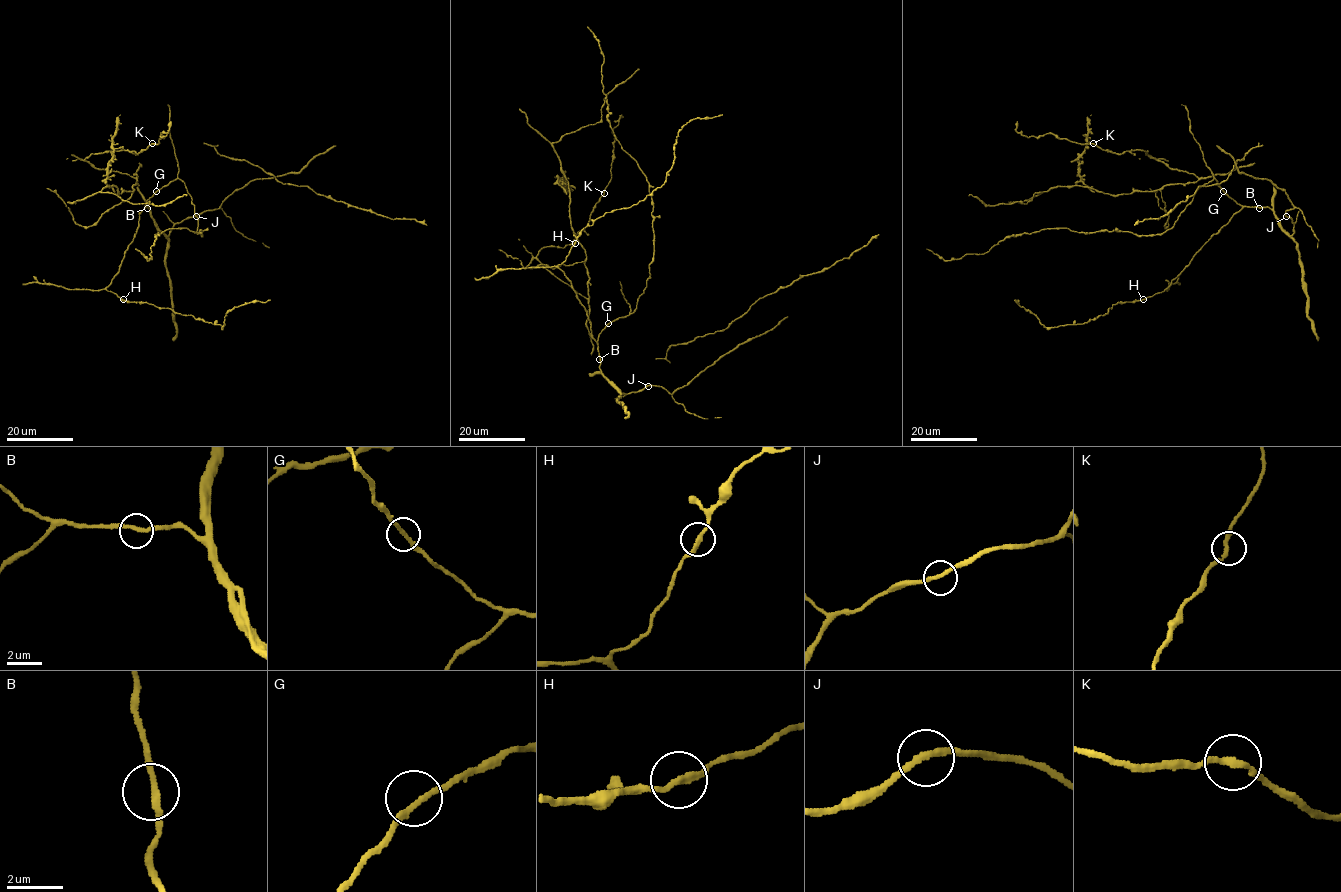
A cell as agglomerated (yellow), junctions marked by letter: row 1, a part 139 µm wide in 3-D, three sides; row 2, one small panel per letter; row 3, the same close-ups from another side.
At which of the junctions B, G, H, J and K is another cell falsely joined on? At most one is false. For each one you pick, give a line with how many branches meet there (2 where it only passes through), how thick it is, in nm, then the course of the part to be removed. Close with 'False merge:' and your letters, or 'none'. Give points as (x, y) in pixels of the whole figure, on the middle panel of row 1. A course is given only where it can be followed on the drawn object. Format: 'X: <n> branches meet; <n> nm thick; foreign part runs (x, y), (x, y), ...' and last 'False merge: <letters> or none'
False merge: none

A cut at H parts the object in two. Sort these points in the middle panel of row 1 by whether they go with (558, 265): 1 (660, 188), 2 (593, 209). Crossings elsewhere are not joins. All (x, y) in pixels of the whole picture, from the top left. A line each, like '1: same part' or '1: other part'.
1: other part
2: same part

